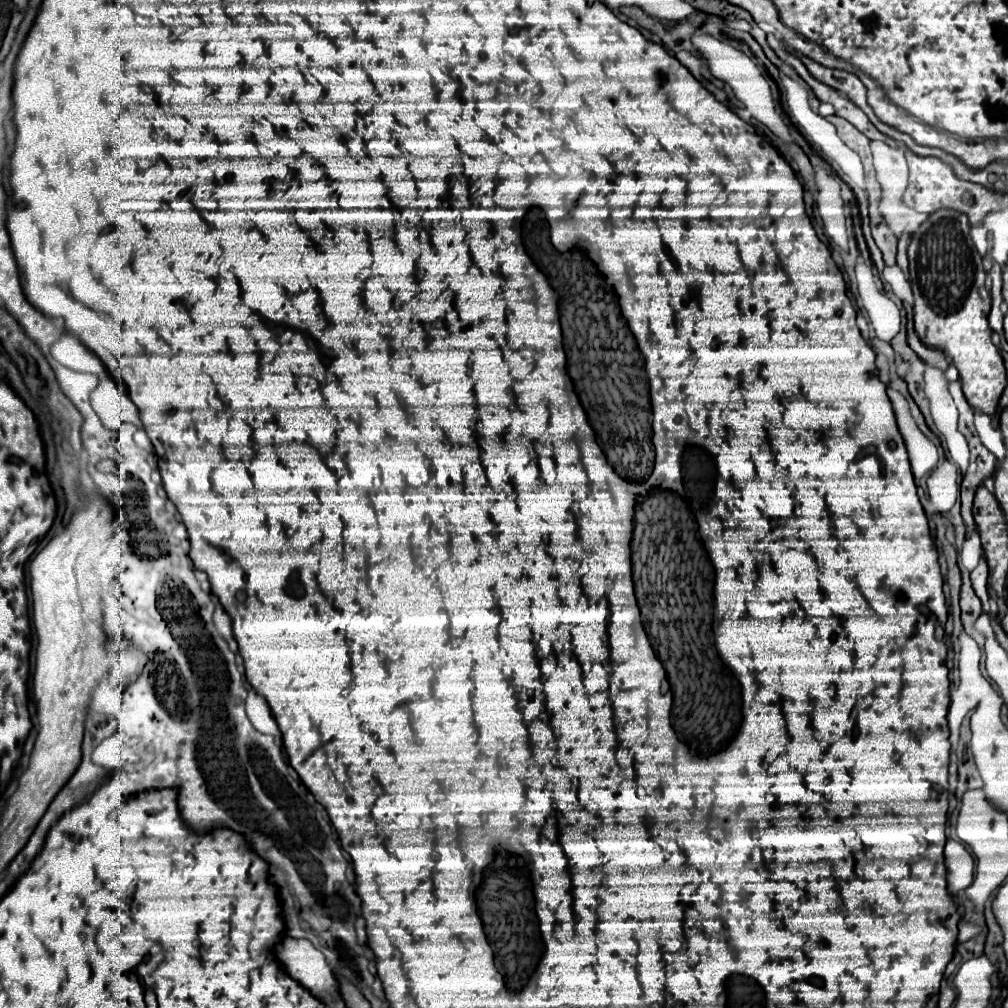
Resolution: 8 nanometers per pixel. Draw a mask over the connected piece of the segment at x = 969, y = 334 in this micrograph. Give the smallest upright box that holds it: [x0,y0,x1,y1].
[908,209,1006,415]

